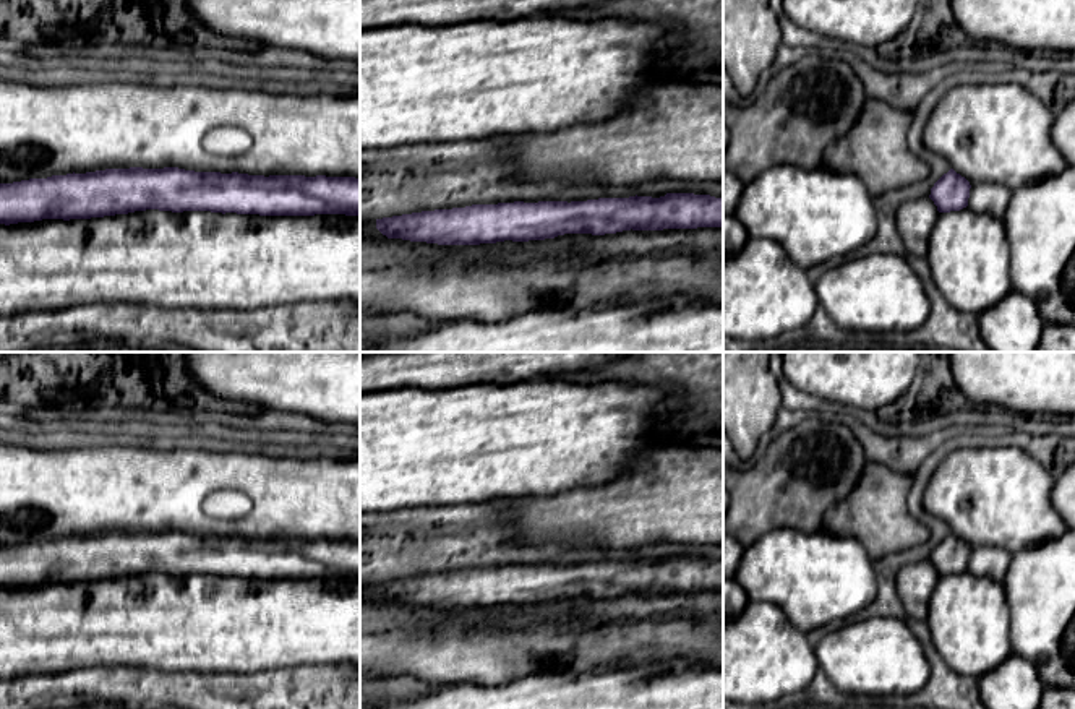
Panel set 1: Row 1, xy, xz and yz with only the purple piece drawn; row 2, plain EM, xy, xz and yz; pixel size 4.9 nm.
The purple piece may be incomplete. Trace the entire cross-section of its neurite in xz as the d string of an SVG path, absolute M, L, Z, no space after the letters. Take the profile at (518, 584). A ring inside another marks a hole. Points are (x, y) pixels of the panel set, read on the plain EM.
M666 556L660 561L598 561L472 568L376 582L388 602L438 608L529 605L564 597L723 591L723 560Z

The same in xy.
M130 531L0 547L0 587L5 589L146 573L360 579L360 542Z

